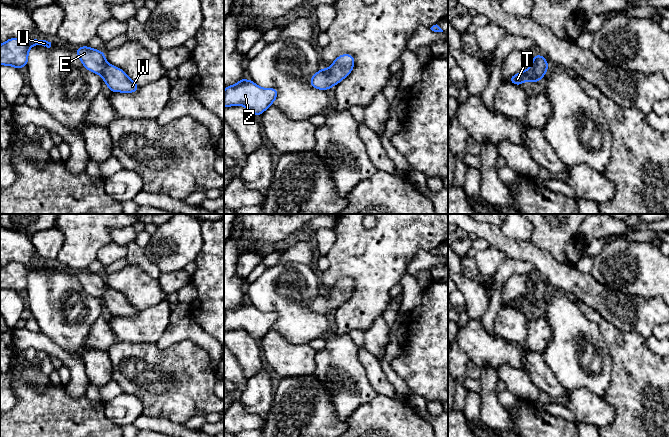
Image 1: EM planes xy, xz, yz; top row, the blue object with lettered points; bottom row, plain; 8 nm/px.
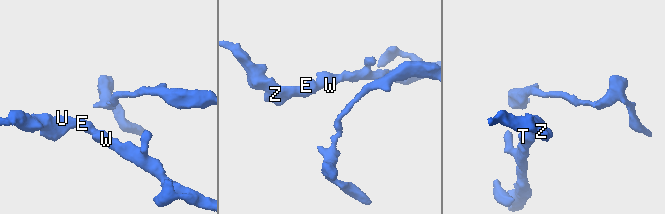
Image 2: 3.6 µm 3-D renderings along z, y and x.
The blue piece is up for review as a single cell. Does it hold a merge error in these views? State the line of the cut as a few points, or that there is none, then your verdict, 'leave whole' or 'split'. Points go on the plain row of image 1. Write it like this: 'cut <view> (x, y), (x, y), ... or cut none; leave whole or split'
cut none; leave whole

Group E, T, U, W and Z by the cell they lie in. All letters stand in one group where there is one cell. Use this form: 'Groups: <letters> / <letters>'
Groups: E T U W Z

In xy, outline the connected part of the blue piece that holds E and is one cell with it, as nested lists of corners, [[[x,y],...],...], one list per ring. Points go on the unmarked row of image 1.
[[[83,270],[76,272],[76,277],[84,292],[103,300],[111,316],[134,317],[140,311],[123,294],[108,288],[104,276]]]

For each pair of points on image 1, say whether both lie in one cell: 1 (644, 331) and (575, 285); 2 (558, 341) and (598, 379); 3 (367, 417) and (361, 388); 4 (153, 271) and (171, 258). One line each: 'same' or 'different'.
1: same
2: same
3: different
4: different

